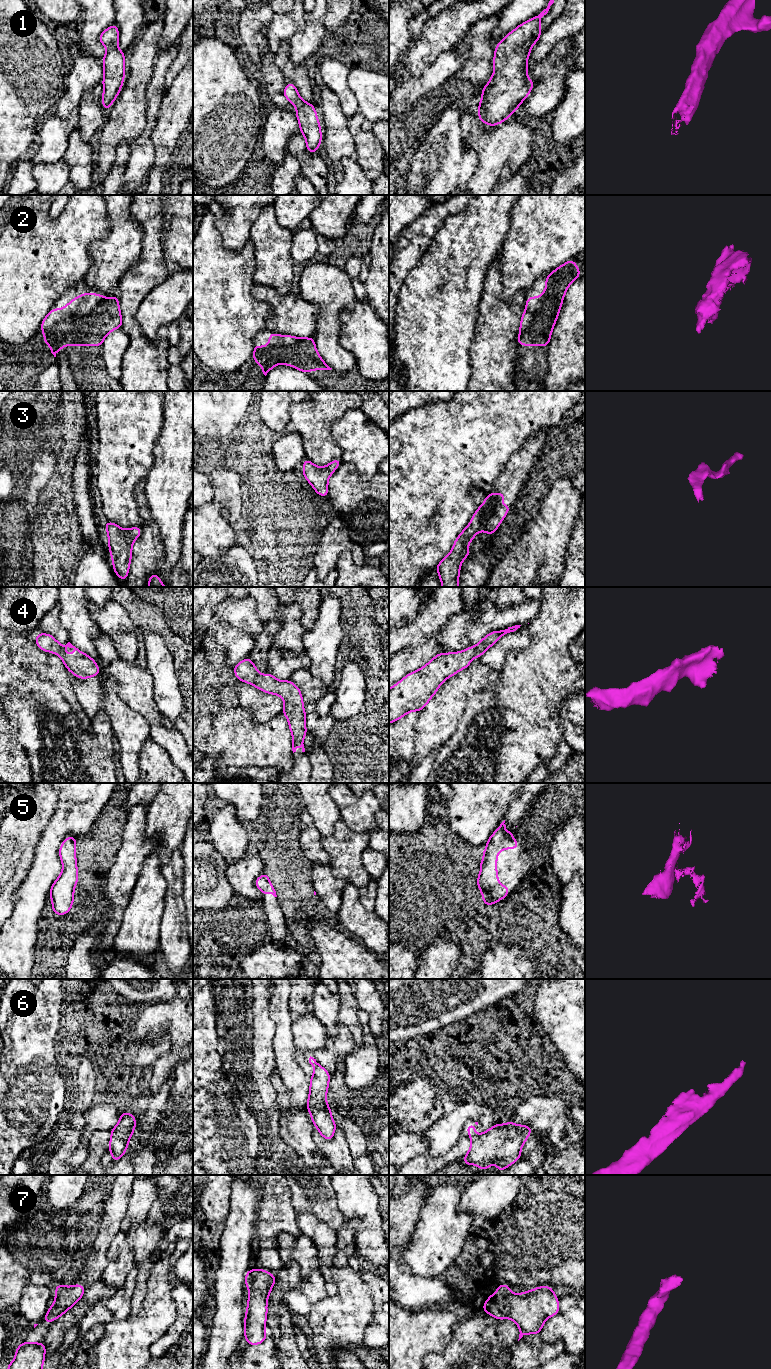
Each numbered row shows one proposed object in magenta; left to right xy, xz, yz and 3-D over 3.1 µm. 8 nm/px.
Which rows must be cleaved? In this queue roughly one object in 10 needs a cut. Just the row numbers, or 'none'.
none

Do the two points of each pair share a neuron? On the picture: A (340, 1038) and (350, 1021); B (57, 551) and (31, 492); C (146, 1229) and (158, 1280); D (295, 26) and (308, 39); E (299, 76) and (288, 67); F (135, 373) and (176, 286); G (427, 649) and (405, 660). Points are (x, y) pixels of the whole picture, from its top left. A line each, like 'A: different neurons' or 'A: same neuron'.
A: different neurons
B: different neurons
C: different neurons
D: different neurons
E: same neuron
F: different neurons
G: same neuron

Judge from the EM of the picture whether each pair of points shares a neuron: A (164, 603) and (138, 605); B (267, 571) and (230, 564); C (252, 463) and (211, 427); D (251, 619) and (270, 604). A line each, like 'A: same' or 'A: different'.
A: same
B: same
C: same
D: different

